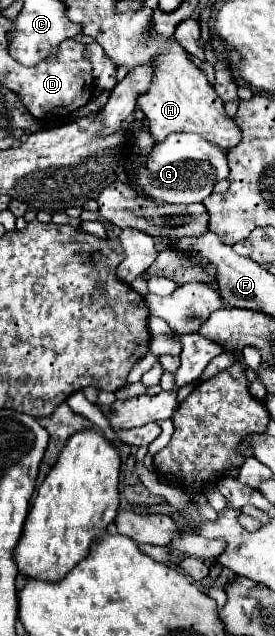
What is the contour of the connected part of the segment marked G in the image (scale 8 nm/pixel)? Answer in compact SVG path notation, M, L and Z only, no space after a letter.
M183 132L169 134L163 142L159 142L153 148L153 158L149 158L145 166L147 170L141 172L141 178L137 178L137 182L145 186L145 194L167 204L203 202L213 192L213 186L229 176L227 158L219 146L199 134Z

